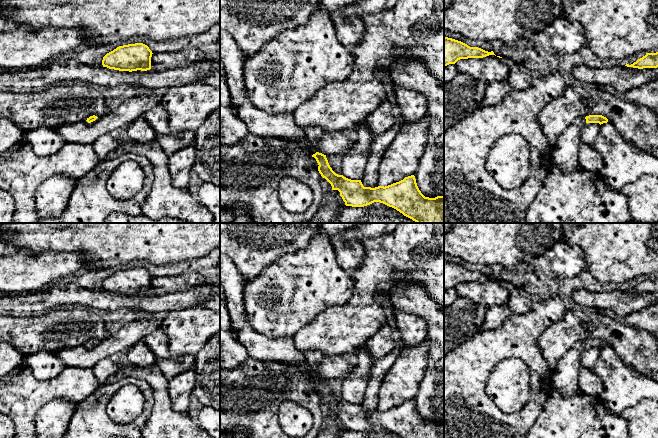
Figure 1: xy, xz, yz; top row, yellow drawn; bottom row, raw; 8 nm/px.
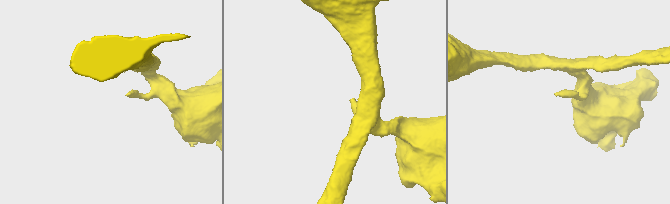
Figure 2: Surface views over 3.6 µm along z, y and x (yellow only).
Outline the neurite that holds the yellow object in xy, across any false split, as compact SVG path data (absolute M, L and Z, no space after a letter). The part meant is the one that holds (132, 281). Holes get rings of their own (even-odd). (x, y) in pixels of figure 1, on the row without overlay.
M143 267L123 269L107 277L103 281L102 289L119 295L147 295L151 293L152 278Z

